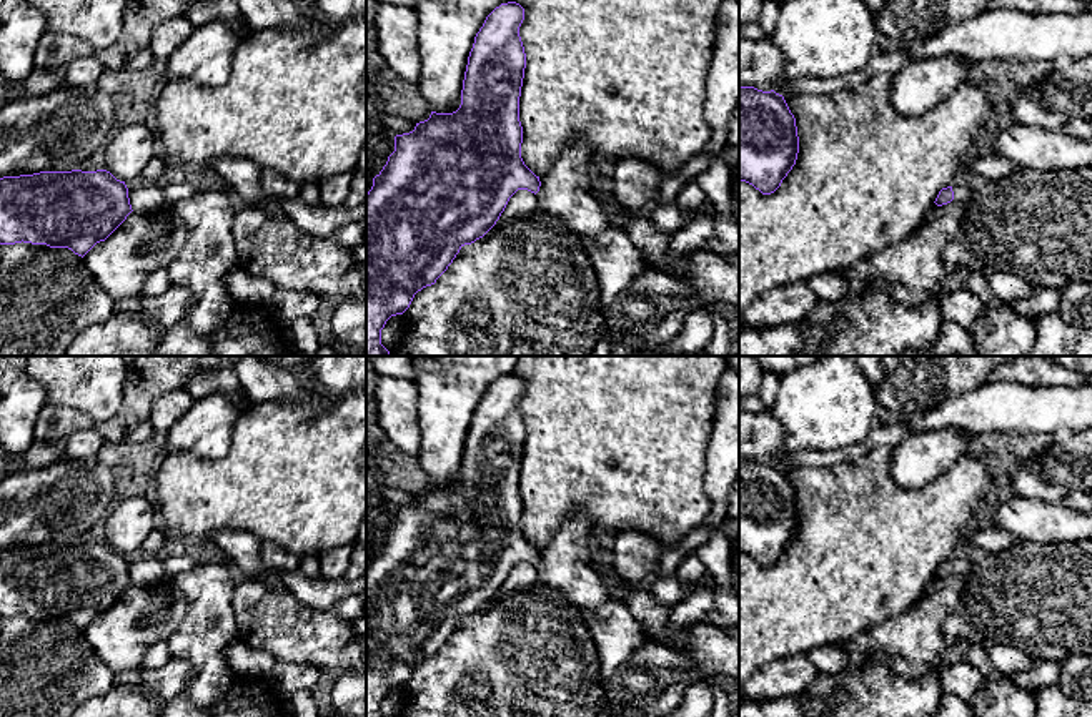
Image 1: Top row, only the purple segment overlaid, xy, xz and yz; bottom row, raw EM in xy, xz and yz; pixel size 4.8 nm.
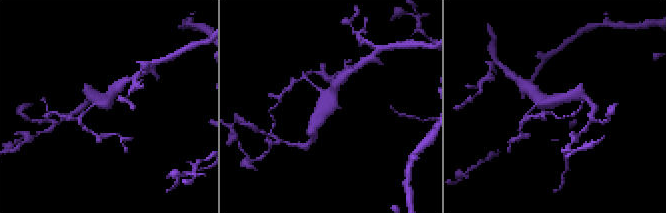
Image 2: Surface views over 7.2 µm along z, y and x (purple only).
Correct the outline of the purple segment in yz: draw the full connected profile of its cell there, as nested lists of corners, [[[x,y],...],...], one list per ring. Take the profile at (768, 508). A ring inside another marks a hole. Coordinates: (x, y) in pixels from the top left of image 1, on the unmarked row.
[[[739,459],[739,554],[774,566],[796,537],[796,491],[782,467]]]

